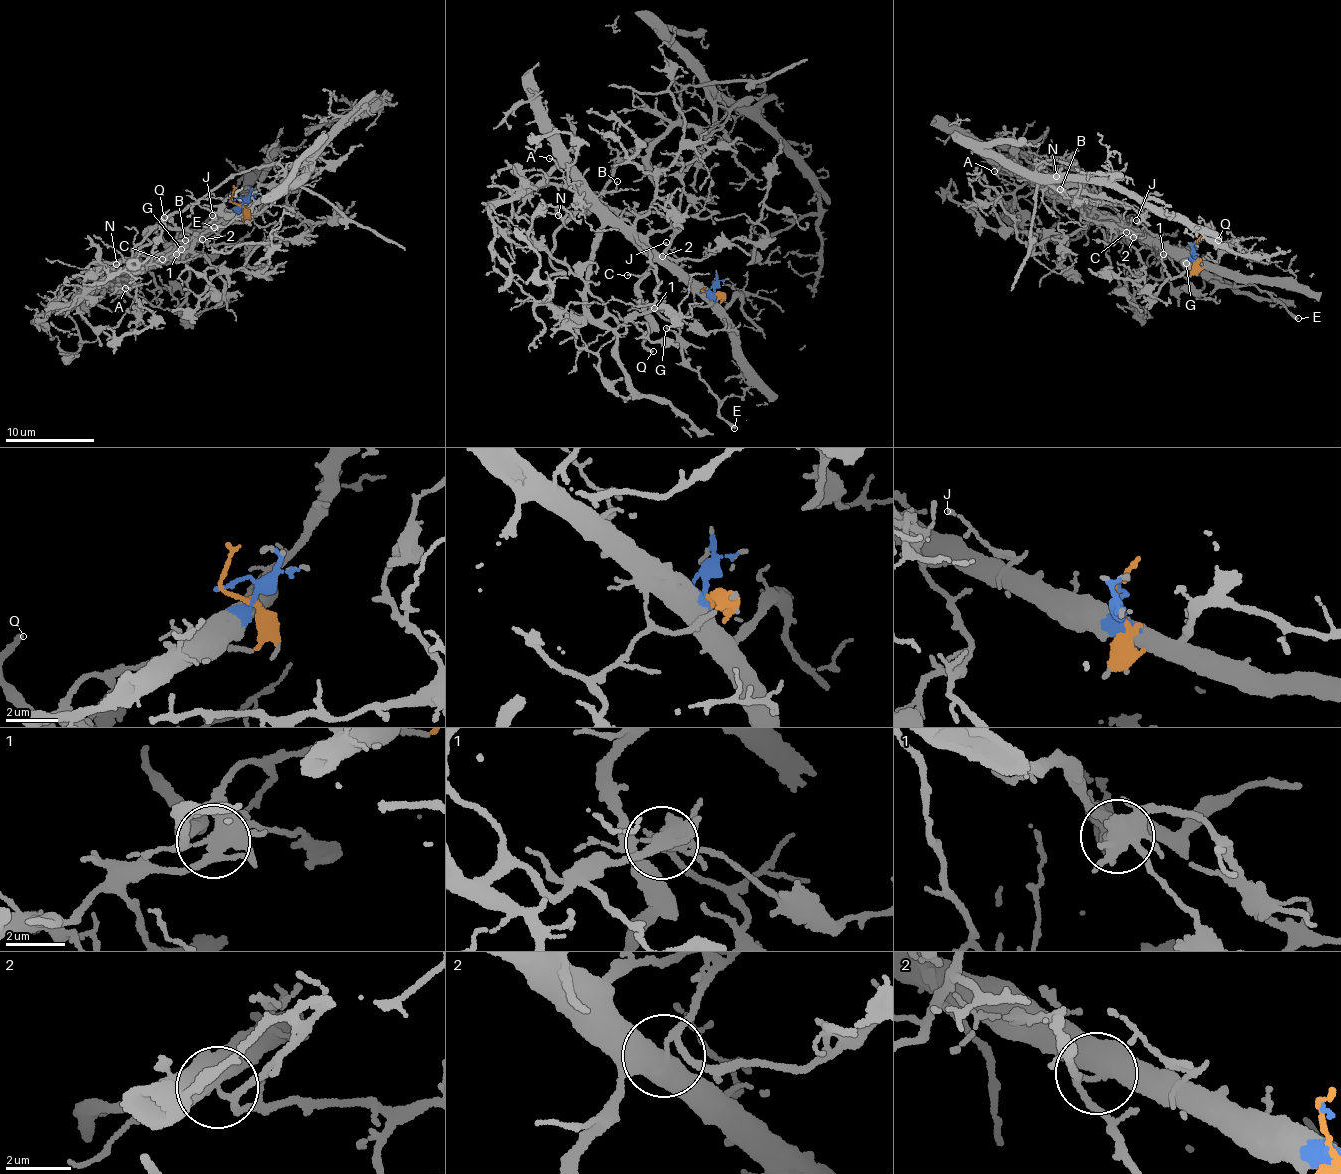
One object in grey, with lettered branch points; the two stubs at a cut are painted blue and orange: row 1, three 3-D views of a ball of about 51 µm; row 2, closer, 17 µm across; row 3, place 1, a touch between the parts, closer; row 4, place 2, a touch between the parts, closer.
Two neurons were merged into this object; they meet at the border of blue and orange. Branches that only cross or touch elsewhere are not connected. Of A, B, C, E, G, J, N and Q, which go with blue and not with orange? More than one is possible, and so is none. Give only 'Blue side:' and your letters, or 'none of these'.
Blue side: B, C, J, N, Q

